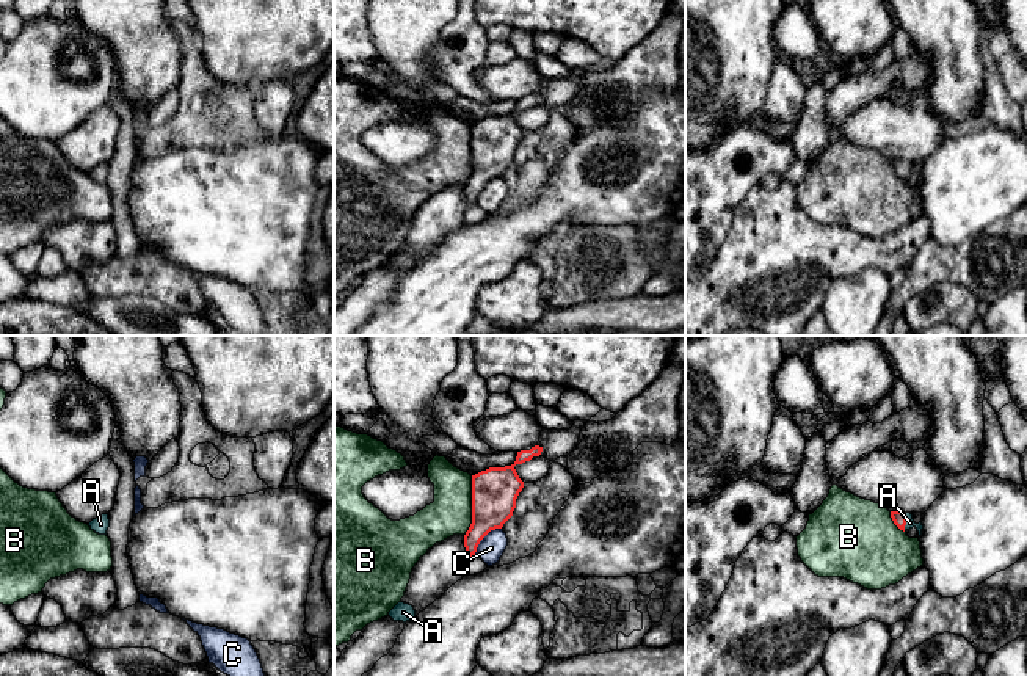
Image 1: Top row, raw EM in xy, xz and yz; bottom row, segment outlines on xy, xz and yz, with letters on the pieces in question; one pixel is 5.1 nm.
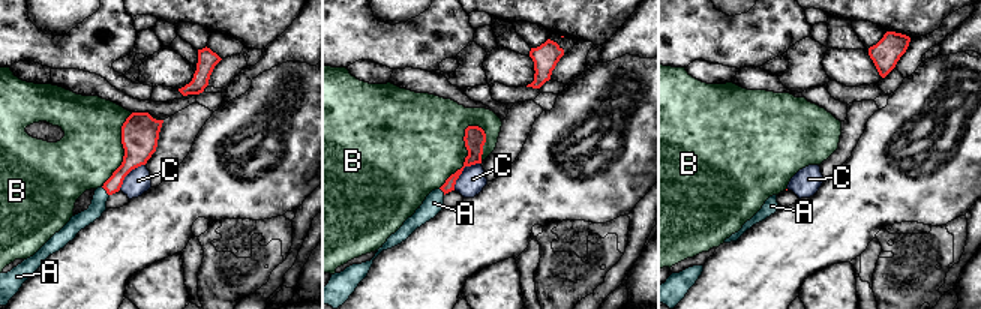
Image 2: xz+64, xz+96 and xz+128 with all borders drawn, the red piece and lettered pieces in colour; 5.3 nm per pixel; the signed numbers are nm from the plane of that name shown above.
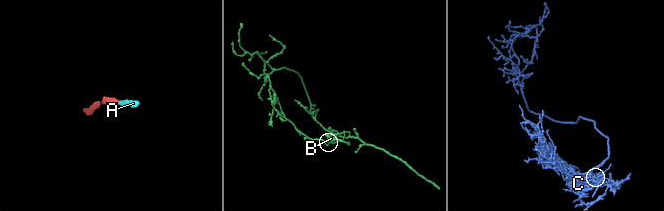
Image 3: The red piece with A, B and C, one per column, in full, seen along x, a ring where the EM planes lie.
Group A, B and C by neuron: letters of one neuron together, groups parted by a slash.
A / B / C

